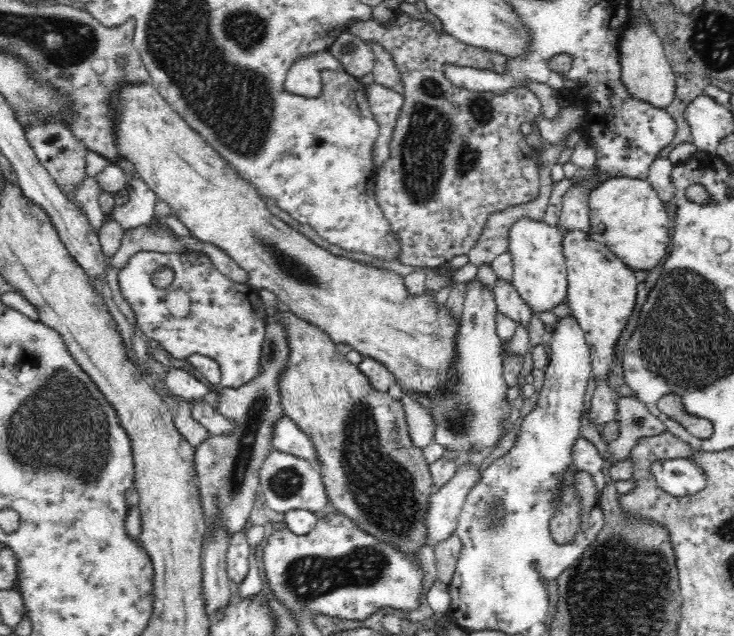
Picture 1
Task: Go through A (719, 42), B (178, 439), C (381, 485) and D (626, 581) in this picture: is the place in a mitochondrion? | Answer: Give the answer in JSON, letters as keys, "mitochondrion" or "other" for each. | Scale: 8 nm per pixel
{"A":"mitochondrion","B":"other","C":"mitochondrion","D":"mitochondrion"}

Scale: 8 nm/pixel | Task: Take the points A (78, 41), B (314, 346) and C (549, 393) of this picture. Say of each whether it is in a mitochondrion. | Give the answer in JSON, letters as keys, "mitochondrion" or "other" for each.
{"A":"mitochondrion","B":"other","C":"other"}

